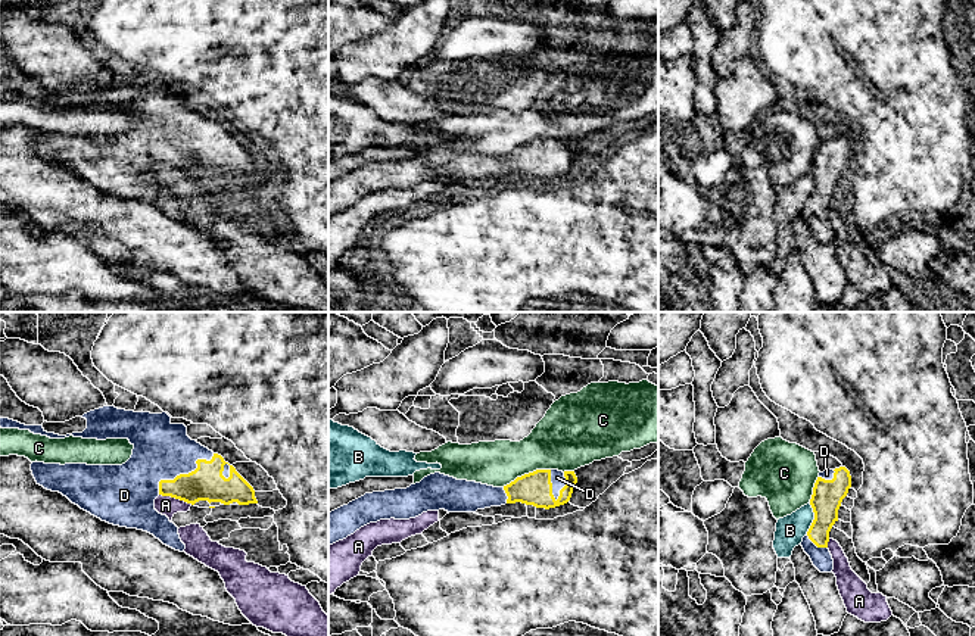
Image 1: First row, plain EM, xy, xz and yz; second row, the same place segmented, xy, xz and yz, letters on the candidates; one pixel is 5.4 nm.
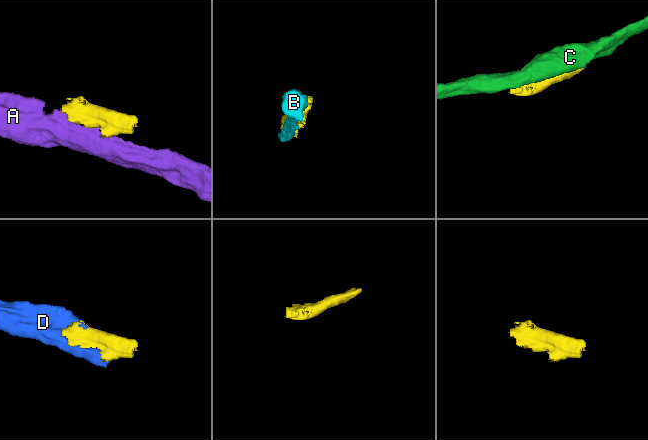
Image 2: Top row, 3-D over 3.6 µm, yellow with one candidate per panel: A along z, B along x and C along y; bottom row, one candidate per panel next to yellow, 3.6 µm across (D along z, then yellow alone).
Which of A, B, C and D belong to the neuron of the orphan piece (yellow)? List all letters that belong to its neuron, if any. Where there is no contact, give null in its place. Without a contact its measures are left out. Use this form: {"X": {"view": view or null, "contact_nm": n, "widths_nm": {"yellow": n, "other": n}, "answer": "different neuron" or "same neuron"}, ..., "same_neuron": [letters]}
{"A": {"view": "xy", "contact_nm": 190, "widths_nm": {"yellow": 190, "other": 110}, "answer": "different neuron"}, "B": {"view": "yz", "contact_nm": 170, "widths_nm": {"yellow": 170, "other": 160}, "answer": "different neuron"}, "C": {"view": "xz", "contact_nm": 280, "widths_nm": {"yellow": 180, "other": 300}, "answer": "different neuron"}, "D": {"view": "xy", "contact_nm": 380, "widths_nm": {"yellow": 190, "other": 320}, "answer": "same neuron"}, "same_neuron": ["D"]}

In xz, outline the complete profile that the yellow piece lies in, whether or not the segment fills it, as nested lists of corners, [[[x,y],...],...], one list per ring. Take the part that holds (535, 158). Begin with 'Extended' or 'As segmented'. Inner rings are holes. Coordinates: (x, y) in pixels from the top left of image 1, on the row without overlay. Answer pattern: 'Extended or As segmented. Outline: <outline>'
Extended. Outline: [[[536,140],[504,158],[434,143],[406,159],[365,163],[328,183],[328,215],[346,209],[370,193],[409,190],[427,181],[476,183],[515,172],[549,180],[567,174],[576,153],[574,141],[558,140]]]

